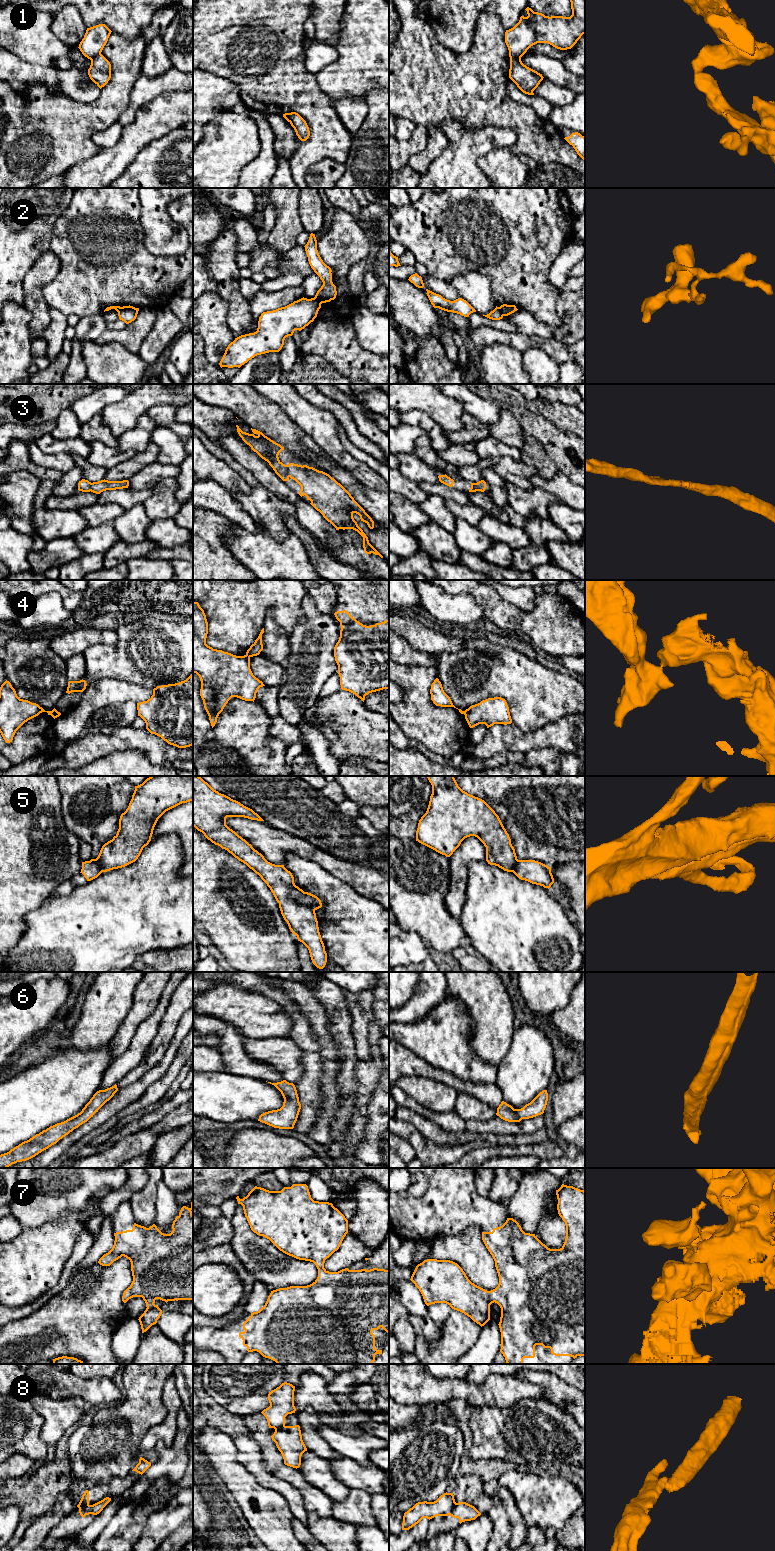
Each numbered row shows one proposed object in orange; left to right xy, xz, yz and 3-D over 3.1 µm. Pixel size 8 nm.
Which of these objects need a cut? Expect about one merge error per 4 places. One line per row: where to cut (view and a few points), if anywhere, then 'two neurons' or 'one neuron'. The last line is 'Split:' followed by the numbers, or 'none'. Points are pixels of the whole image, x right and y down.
1: yz (510, 56), (520, 57) | two neurons
2: yz (498, 307), (503, 315) | two neurons
3: no cut | one neuron
4: xy (50, 711), (51, 714) | two neurons
5: no cut | one neuron
6: no cut | one neuron
7: no cut | one neuron
8: yz (455, 1502), (449, 1514) | two neurons
Split: 1, 2, 4, 8

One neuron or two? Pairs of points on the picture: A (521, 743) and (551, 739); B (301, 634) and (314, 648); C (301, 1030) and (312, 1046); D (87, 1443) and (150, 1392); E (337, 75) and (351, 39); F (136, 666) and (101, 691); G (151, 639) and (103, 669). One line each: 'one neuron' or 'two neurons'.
A: one neuron
B: one neuron
C: one neuron
D: one neuron
E: one neuron
F: two neurons
G: one neuron

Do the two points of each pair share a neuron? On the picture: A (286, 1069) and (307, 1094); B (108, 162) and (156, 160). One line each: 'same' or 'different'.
A: different
B: different

